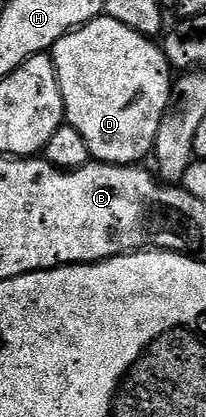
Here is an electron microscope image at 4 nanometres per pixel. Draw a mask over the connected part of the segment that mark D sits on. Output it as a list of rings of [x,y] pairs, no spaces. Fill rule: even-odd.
[[[102,16],[92,18],[86,26],[79,26],[76,30],[71,30],[68,34],[63,35],[53,46],[51,57],[55,64],[55,72],[57,73],[63,104],[65,105],[65,122],[73,126],[75,132],[79,132],[79,136],[83,136],[83,140],[87,142],[90,155],[98,162],[110,162],[116,166],[131,166],[140,163],[142,161],[140,158],[148,159],[153,152],[159,124],[163,120],[165,109],[169,106],[169,91],[171,89],[169,74],[171,75],[171,67],[169,61],[165,59],[164,49],[154,39],[144,38],[139,32],[127,28],[127,24],[119,24],[119,20],[111,20]]]

